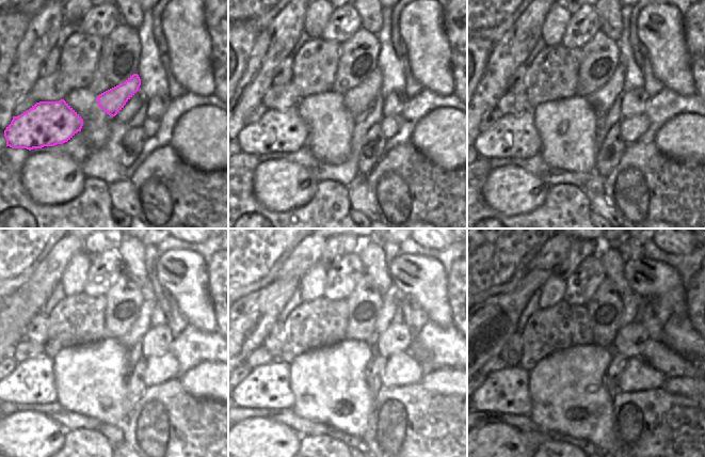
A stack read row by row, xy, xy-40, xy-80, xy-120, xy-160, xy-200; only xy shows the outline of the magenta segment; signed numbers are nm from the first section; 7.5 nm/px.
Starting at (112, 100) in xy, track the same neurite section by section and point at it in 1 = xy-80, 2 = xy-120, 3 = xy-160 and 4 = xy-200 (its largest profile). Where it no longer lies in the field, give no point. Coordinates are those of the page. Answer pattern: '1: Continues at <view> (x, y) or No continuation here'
1: Continues at xy-80 (602, 99)
2: Continues at xy-120 (139, 328)
3: Continues at xy-160 (381, 320)
4: Continues at xy-200 (622, 322).

